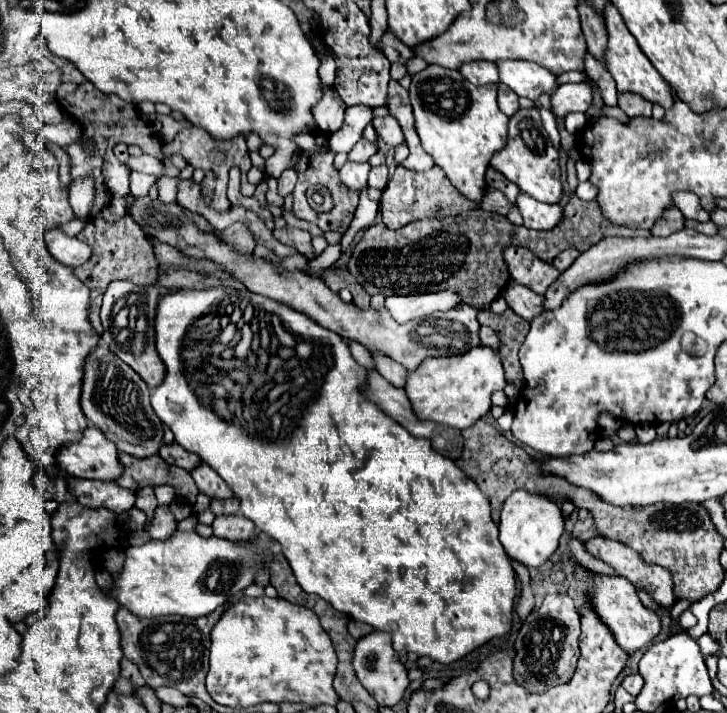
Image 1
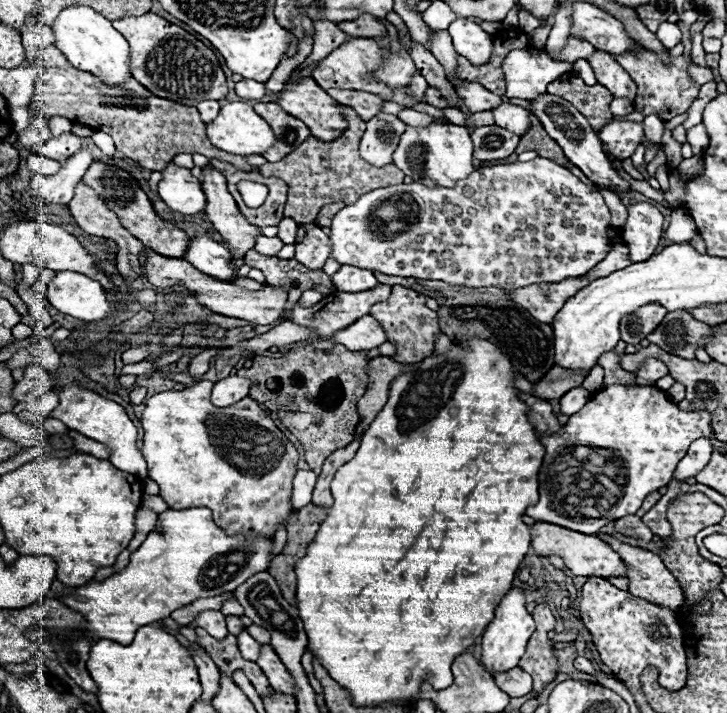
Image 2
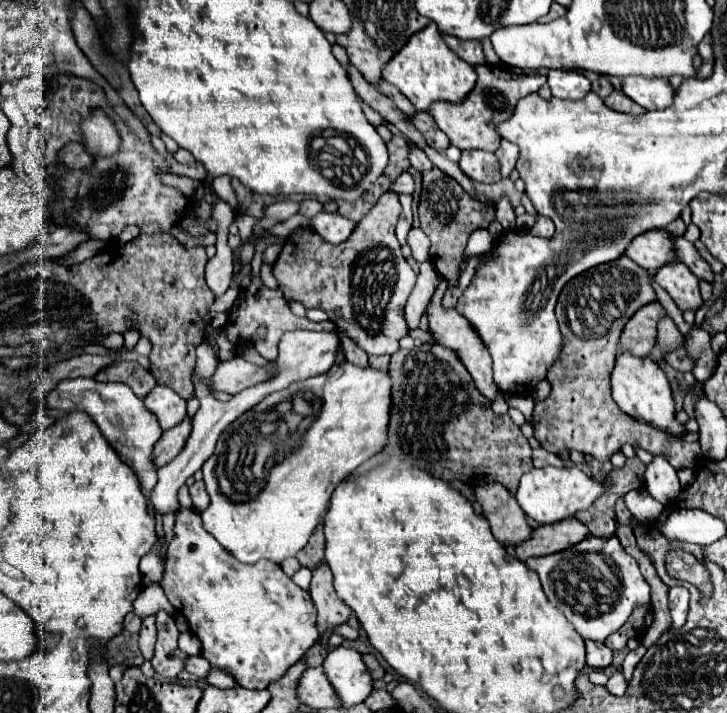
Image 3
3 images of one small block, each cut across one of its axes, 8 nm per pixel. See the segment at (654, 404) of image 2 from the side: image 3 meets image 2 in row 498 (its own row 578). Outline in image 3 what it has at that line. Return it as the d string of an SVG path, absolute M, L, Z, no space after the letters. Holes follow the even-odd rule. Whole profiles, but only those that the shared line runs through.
M590 536L564 552L528 558L526 566L540 576L546 598L564 612L584 640L606 640L628 620L636 606L650 604L650 586L616 536L608 540Z

